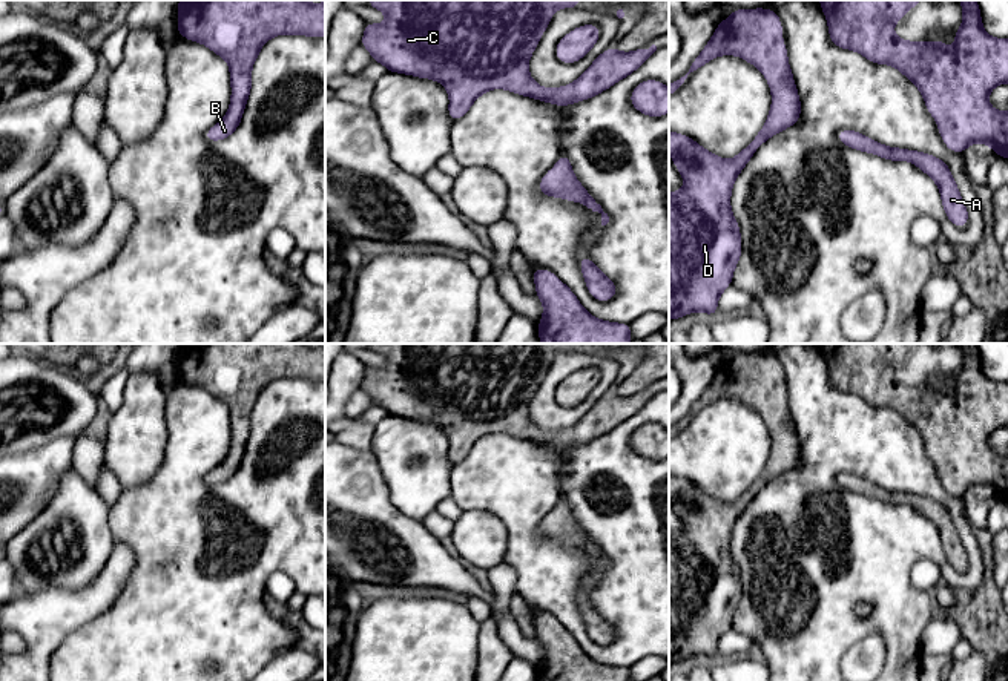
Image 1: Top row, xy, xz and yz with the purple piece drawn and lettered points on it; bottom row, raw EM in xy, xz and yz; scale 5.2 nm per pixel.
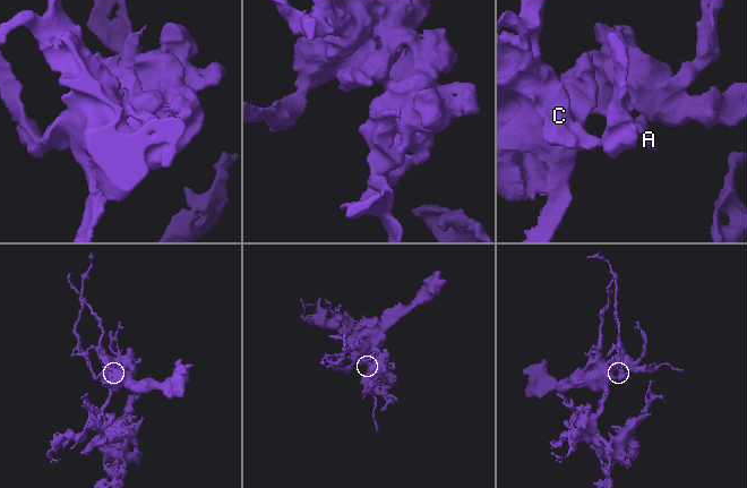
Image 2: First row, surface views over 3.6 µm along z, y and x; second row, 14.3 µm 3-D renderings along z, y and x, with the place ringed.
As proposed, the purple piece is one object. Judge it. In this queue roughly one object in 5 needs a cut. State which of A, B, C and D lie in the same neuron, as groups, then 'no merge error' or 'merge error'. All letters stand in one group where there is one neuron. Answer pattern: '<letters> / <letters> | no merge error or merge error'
A B C D | no merge error

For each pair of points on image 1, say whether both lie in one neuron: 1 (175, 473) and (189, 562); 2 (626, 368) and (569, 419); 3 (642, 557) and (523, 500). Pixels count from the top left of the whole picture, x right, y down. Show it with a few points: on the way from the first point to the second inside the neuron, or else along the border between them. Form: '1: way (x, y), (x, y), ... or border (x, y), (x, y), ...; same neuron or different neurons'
1: way (177, 494), (177, 525), (189, 540); same neuron
2: border (616, 359), (617, 378), (603, 394); different neurons
3: way (642, 623), (616, 651), (596, 651), (528, 566); same neuron

